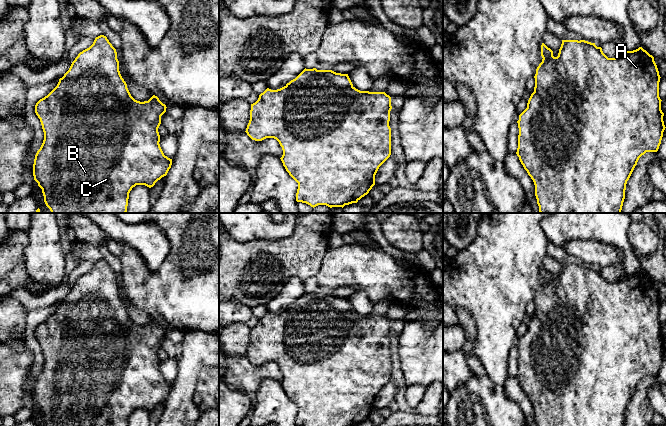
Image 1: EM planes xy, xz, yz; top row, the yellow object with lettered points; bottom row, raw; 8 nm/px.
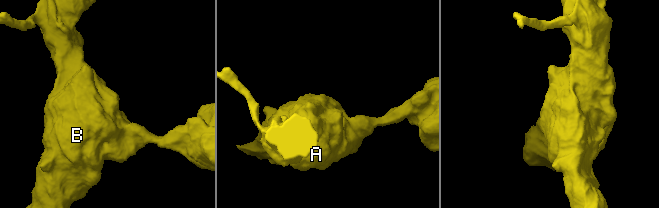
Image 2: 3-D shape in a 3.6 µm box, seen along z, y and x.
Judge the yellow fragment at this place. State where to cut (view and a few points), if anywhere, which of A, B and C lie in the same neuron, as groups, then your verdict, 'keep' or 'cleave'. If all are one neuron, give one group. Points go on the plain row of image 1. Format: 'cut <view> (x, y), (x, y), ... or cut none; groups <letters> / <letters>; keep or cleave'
cut none; groups A B C; keep

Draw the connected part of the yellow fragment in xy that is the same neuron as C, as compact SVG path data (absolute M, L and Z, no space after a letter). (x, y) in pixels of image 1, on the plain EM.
M100 259L96 261L89 272L78 278L69 294L59 303L57 310L35 329L35 337L40 343L44 356L44 364L35 379L33 400L38 410L42 413L44 426L128 426L129 417L136 409L153 411L158 404L167 399L172 389L172 383L164 379L159 368L158 352L161 348L161 340L166 336L166 332L166 329L155 319L144 326L137 325L131 320L127 308L119 295L116 273L106 260Z

